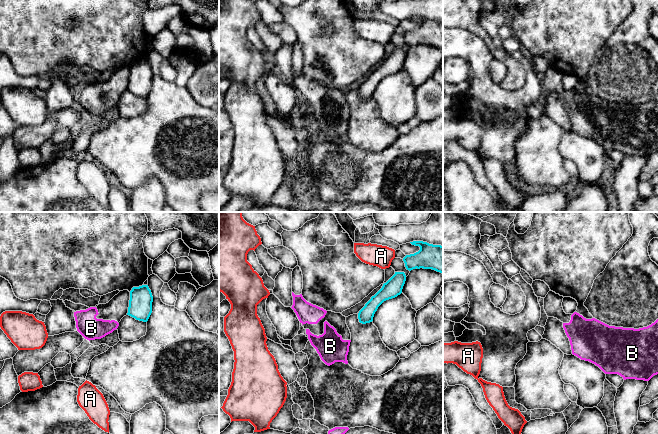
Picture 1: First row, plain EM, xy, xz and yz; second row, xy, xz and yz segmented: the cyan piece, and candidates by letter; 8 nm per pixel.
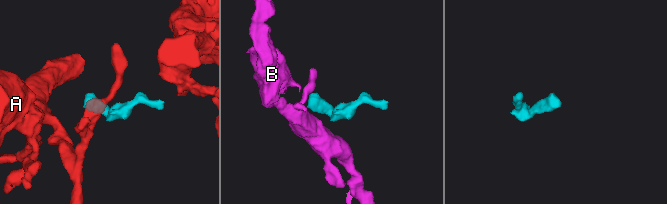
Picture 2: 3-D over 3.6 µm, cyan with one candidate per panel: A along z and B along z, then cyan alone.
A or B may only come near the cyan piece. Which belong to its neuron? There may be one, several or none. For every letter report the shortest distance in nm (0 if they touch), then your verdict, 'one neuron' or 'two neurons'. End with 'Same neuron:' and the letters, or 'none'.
A: 70 nm apart; two neurons
B: 100 nm apart; two neurons
Same neuron: none

